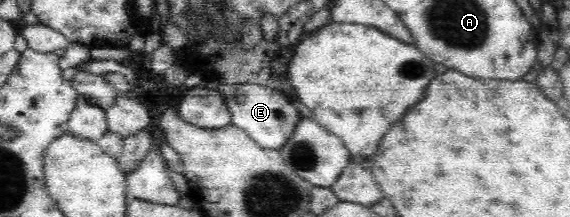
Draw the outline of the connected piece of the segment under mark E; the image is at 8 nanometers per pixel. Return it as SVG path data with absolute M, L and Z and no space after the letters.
M247 82L233 85L222 85L221 92L225 97L227 109L231 113L232 124L246 130L257 144L278 149L293 134L296 124L303 117L283 93L262 84Z

